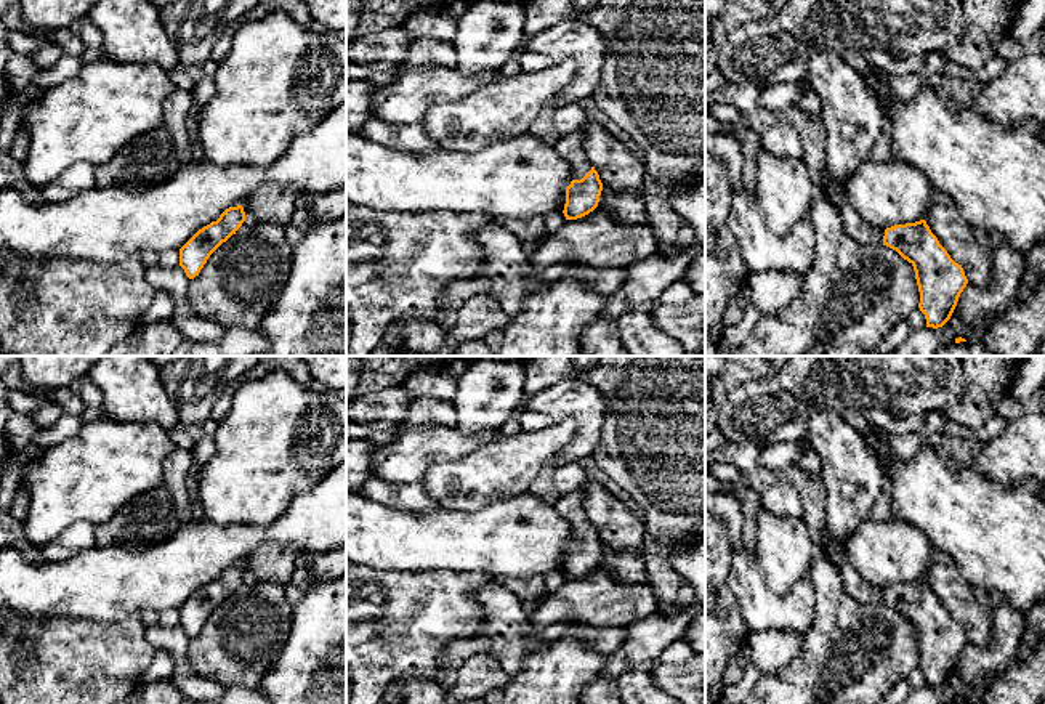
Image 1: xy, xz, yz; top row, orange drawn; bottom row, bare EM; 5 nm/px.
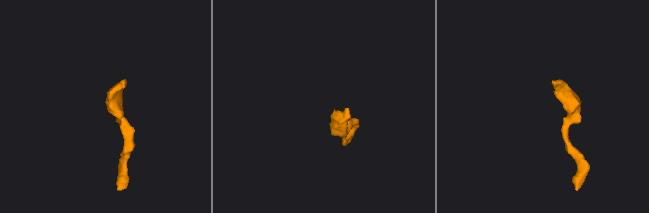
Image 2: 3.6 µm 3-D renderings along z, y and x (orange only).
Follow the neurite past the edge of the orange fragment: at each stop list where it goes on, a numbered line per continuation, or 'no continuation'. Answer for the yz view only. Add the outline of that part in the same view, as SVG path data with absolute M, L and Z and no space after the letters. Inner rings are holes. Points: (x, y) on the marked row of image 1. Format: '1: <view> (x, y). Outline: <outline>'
1: yz (856, 228). Outline: M824 168L824 176L817 189L827 189L832 192L833 204L841 215L841 221L846 234L859 244L882 245L885 229L870 226L854 207L848 202L845 183L833 183L827 170Z

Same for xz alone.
1: xz (569, 148). Outline: M585 127L567 136L558 136L555 144L558 156L569 162L574 180L582 180L593 167L585 154L583 138Z

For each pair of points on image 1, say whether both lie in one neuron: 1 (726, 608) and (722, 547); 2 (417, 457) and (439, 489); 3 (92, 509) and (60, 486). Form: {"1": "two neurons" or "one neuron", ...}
{"1": "one neuron", "2": "two neurons", "3": "one neuron"}

